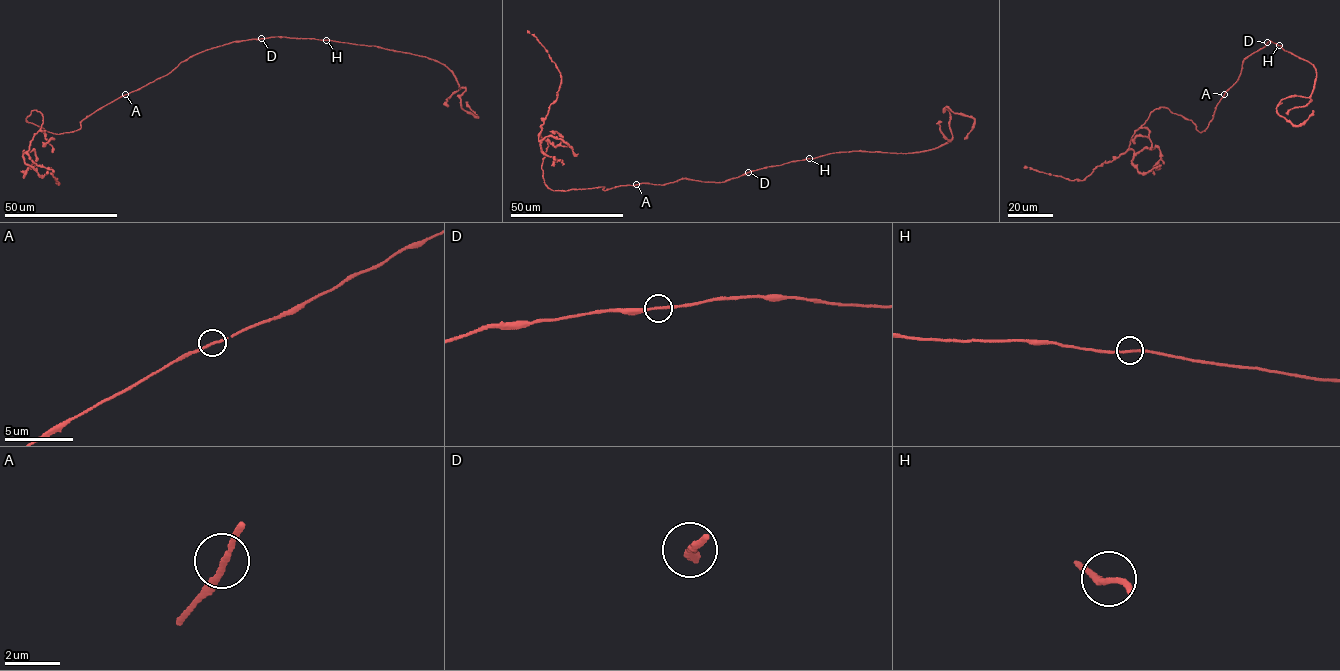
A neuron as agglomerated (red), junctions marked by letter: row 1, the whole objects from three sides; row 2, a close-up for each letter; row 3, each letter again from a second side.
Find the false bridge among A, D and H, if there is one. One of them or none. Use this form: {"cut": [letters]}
{"cut": []}

